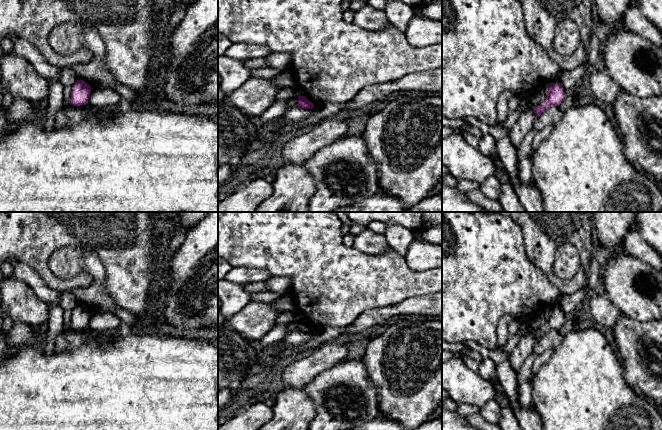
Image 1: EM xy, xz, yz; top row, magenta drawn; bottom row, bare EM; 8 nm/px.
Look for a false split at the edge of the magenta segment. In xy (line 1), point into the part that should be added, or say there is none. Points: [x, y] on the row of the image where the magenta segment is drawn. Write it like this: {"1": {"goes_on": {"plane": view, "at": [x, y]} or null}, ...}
{"1": {"goes_on": null}}

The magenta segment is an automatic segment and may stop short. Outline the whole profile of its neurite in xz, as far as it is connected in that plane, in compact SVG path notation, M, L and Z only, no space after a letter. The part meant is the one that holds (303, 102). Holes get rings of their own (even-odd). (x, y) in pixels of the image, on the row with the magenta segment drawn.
M299 95L298 96L298 107L303 109L313 109L314 105L306 97Z

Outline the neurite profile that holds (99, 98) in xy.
M108 88L91 90L88 102L96 109L115 108L123 104L120 95L113 93Z

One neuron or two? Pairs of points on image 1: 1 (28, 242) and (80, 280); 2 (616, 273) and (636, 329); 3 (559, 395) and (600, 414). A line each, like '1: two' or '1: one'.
1: one
2: two
3: one

